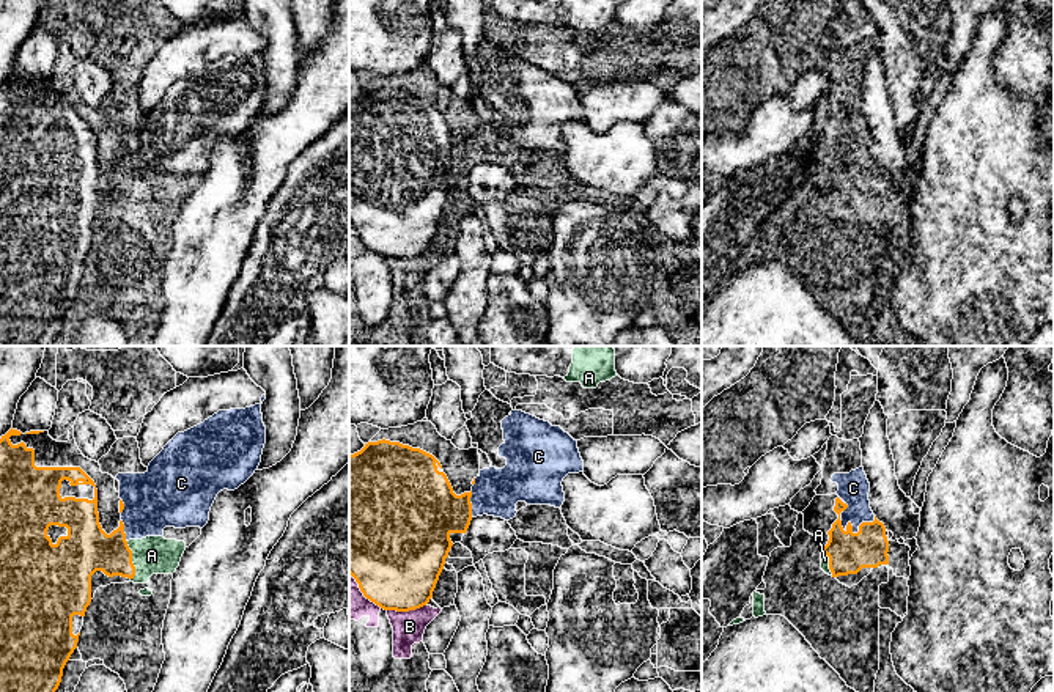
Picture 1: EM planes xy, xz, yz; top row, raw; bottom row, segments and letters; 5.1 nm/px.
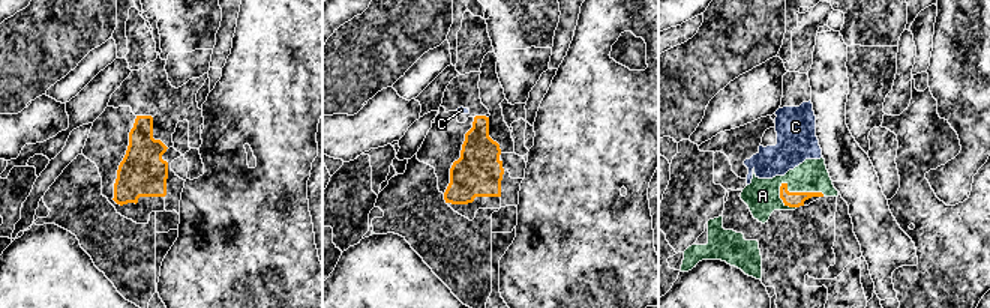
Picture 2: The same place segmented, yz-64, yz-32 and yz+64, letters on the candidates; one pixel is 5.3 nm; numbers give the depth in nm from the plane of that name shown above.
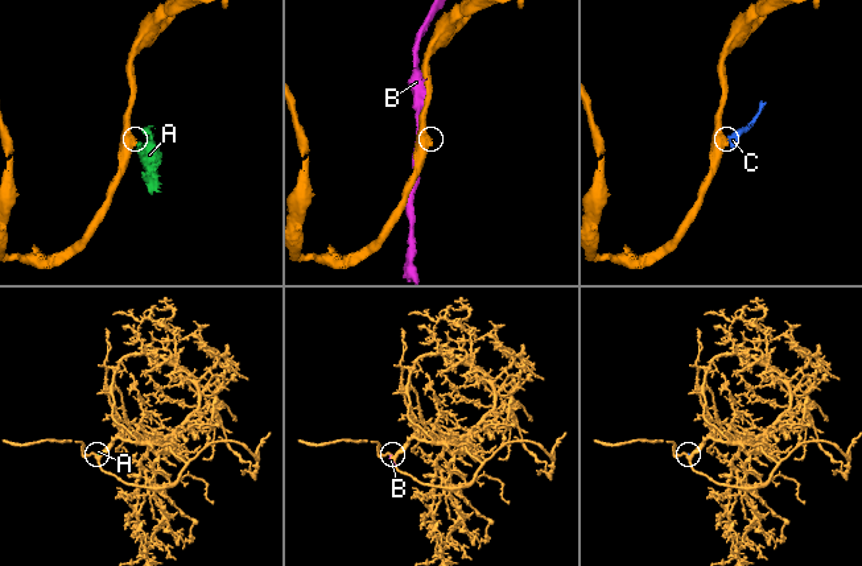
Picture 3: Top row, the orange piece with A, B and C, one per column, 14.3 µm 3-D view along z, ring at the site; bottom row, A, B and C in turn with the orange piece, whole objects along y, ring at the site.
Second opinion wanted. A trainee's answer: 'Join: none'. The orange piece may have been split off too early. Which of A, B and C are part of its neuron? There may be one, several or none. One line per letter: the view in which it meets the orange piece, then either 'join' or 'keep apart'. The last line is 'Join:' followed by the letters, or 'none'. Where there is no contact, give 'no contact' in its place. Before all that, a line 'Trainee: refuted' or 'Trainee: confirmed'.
Trainee: confirmed
A: contact in xy; keep apart
B: contact in xz; keep apart
C: contact in yz; keep apart
Join: none

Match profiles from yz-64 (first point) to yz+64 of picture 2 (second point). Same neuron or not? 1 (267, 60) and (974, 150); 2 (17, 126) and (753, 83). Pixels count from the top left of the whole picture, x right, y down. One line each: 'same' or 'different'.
1: different
2: same

